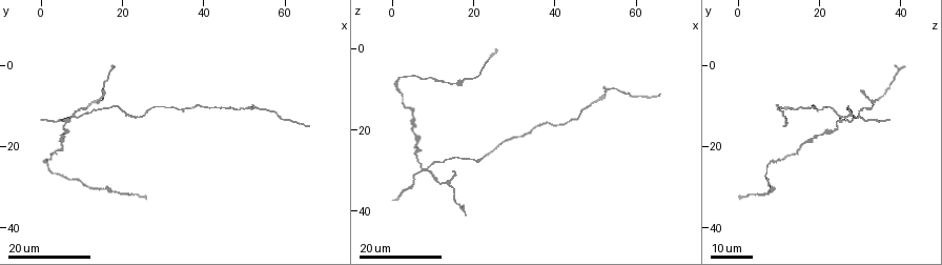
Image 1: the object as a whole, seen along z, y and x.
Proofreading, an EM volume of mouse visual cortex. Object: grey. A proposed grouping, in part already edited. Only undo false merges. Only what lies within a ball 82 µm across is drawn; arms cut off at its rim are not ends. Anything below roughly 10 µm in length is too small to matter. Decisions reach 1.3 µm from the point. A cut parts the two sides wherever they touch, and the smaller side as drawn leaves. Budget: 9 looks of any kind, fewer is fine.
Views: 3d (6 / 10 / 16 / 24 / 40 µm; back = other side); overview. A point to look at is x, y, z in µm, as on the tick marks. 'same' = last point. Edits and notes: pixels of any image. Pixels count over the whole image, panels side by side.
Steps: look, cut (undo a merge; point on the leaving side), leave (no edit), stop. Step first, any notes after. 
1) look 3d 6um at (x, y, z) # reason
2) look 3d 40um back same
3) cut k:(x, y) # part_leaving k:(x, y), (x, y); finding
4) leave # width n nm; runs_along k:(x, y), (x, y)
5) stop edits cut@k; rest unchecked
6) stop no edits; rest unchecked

look 3d 24um at (8.0, 13.0, 29.5) # looks like a crossing

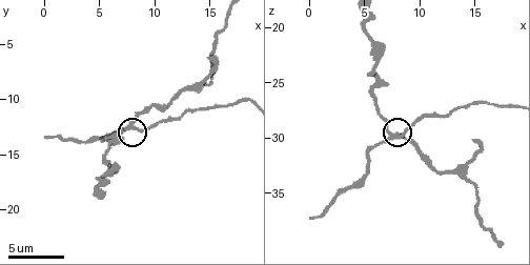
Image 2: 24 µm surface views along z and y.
look 3d 10um at (7.6, 12.4, 29.6)

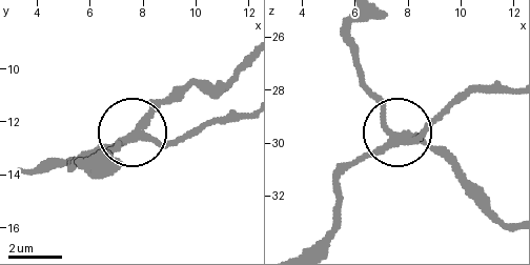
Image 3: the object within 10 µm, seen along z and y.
cut 3:(367, 157) # part_leaving 3:(402, 138), (420, 136), (473, 93), (508, 90); a second neuron is stuck on

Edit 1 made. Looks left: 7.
look 3d 6um at (6.4, 13.6, 24.8) # small branch off a trunk

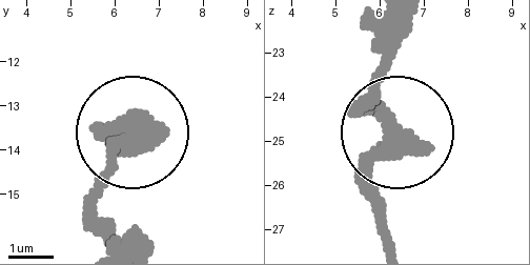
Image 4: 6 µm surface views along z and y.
leave # width 360 nm; one neuron here

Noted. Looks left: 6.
look 3d 24um at (5.0, 18.5, 17.0) # thick turns thin

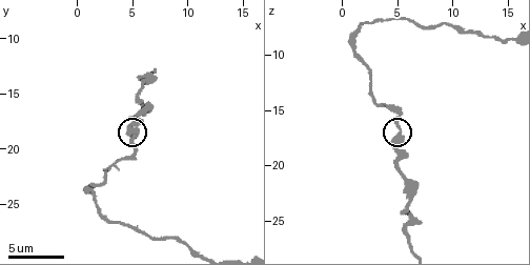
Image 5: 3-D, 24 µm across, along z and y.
look 3d 10um same # closer look

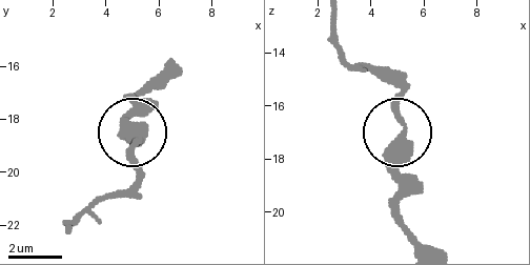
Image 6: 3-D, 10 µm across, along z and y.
leave # one neuron here

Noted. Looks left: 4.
look 3d 6um at (5.8, 16.6, 21.2) # thick turns thin

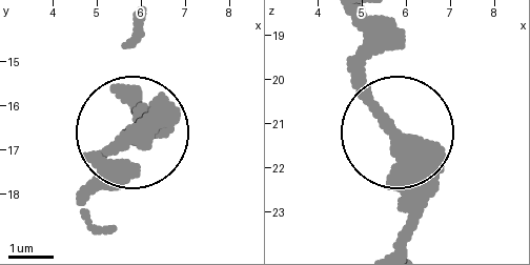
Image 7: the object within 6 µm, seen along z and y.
leave # runs_along 7:(128, 93), (147, 122), (83, 186); continuous, no second neuron

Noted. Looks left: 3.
stop edits cut@3; rest unchecked

